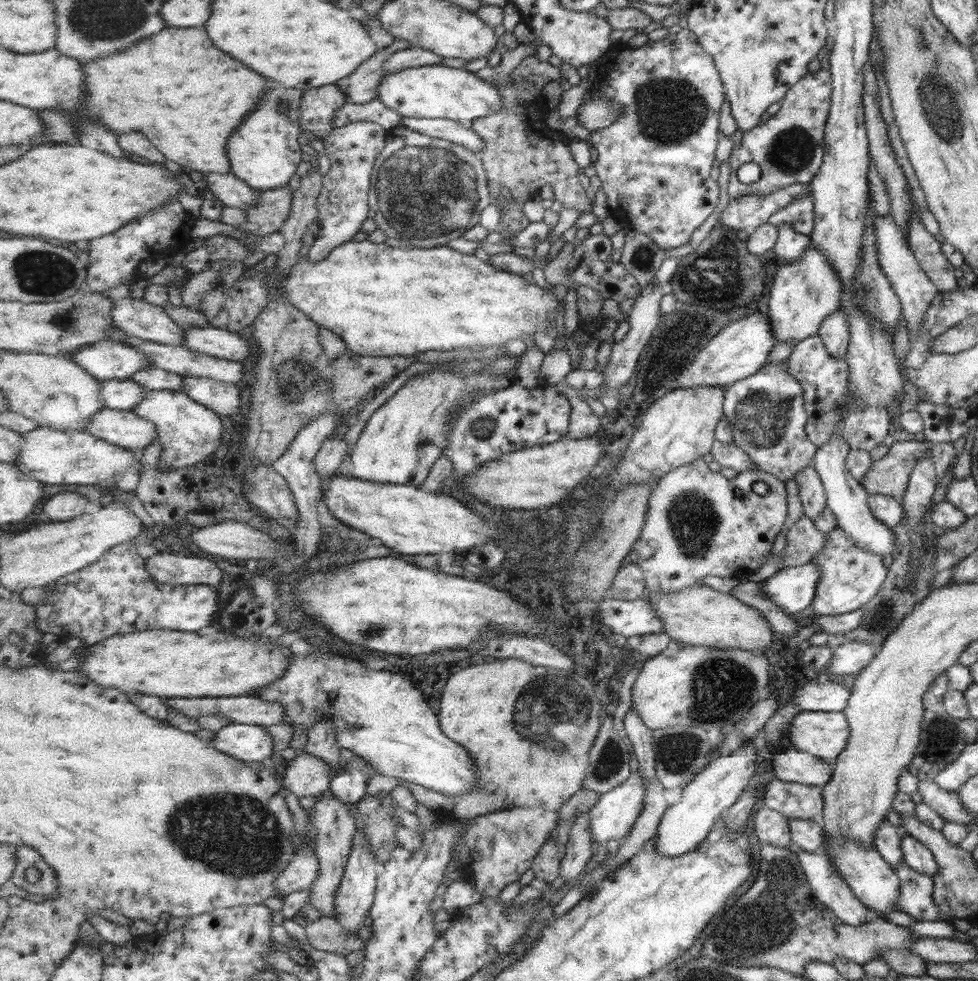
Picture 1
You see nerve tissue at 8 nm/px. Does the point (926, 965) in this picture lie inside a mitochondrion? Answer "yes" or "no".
no

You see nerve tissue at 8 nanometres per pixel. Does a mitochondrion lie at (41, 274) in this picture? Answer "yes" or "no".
yes

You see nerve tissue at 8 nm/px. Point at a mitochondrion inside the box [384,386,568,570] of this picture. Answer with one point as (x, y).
(484, 427)

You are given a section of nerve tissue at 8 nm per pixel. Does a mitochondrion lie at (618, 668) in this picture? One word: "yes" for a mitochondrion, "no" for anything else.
no

